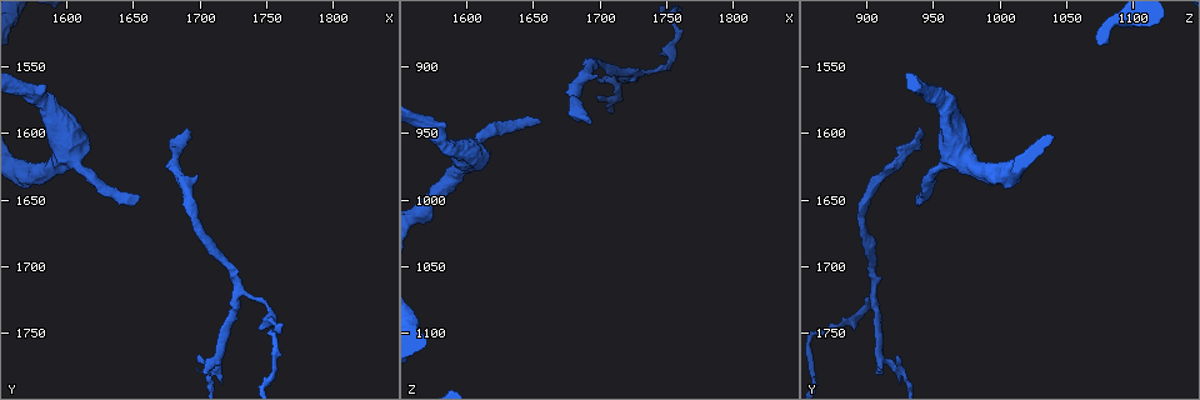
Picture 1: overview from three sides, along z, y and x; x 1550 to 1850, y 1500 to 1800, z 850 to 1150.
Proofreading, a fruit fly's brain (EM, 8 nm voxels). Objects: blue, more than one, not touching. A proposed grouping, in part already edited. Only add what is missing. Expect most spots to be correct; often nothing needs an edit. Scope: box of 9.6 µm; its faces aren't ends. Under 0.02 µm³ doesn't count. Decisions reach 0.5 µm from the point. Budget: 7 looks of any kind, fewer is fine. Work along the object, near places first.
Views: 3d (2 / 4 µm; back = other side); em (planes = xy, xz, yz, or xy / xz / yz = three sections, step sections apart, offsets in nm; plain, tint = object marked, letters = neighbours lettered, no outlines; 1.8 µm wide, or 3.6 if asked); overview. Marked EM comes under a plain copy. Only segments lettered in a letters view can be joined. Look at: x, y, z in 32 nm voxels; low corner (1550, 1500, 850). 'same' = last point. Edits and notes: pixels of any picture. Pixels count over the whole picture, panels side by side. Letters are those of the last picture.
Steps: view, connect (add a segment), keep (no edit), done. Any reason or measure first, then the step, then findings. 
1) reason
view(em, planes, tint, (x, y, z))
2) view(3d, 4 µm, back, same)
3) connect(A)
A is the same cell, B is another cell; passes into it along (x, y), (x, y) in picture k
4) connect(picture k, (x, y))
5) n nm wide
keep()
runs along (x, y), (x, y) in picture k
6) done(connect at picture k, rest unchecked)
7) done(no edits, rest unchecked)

view(em, xy, step 8, letters, (1694, 1598, 942))

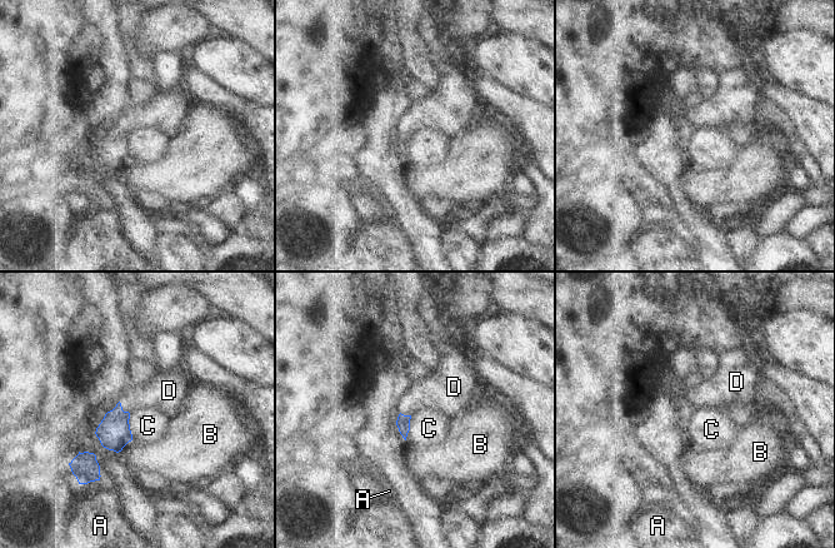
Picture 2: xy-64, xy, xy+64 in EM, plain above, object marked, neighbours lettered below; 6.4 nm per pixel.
another direction
view(em, planes, letters, same)

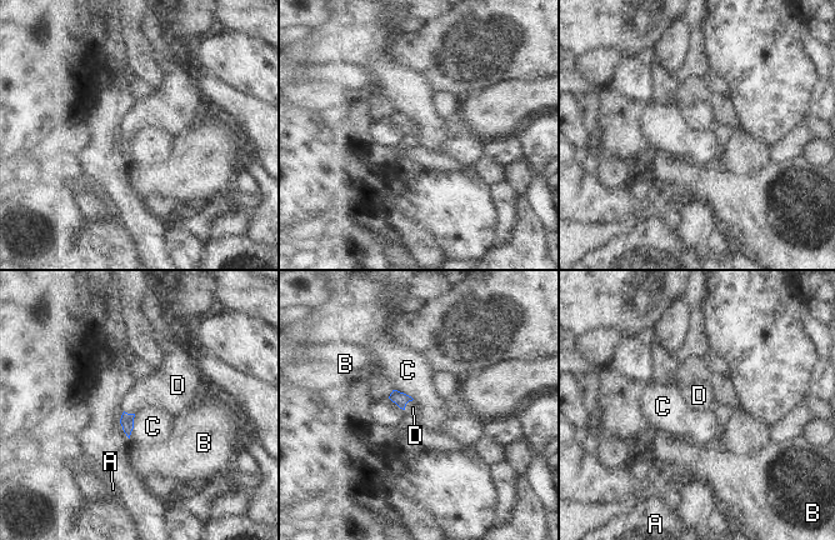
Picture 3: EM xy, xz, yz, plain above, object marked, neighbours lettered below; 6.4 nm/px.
C touches over 170 nm
connect(D)
D is the same cell, A, B and C are other cells; passes into it along (400, 399), (406, 403), (413, 408) in picture 3; the neuron continues

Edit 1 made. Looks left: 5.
redraw
view(overview)

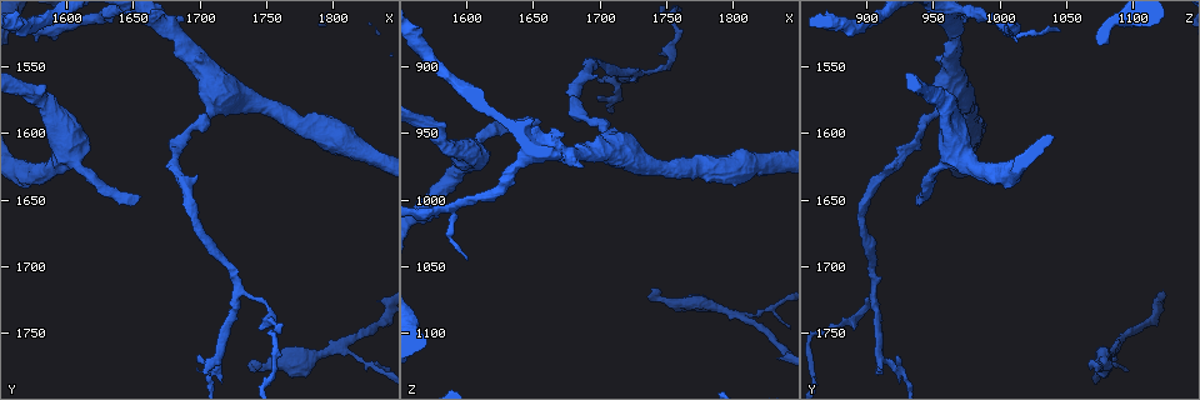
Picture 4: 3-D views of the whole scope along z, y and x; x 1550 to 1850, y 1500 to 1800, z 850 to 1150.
free end
view(em, yz, step 16, letters, (1656, 1646, 944))

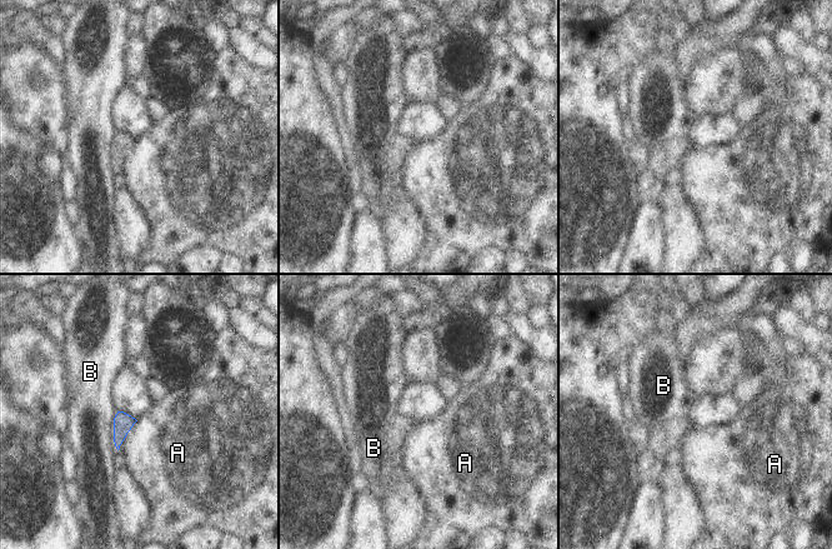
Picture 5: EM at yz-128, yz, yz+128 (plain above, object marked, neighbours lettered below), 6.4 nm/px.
keep()
A and B are other cells; border along (138, 420), (118, 449) in picture 5; no lettered segment goes on from it

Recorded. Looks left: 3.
side arm on a straight run
view(em, 3.6 µm, planes, tint, (1730, 1714, 904))

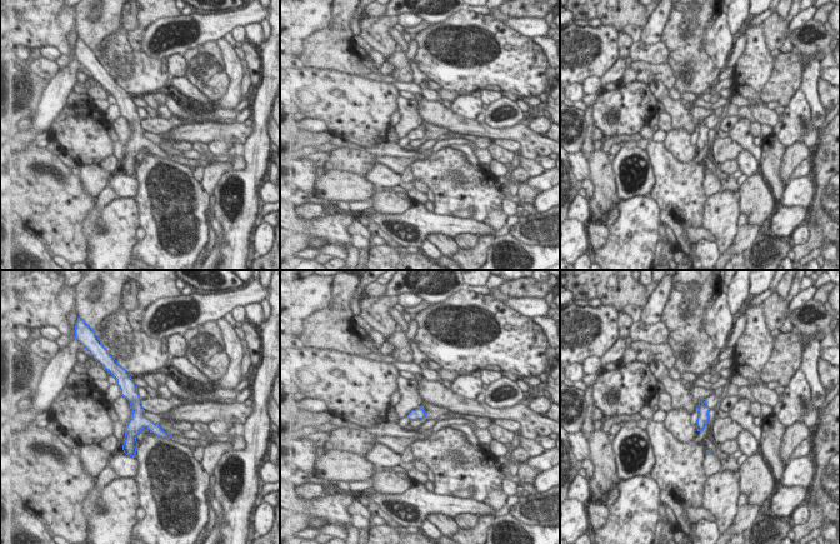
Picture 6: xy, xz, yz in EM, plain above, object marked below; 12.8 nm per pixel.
what lies round it
view(em, 3.6 µm, planes, letters, same)

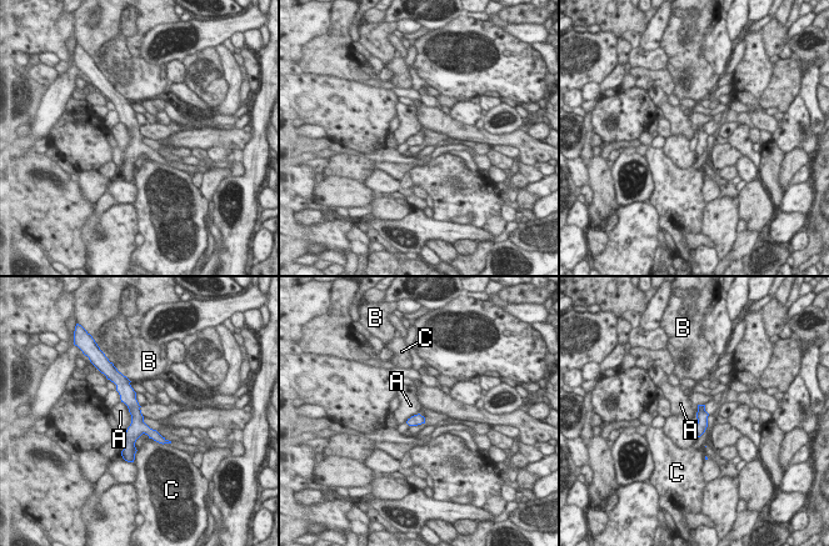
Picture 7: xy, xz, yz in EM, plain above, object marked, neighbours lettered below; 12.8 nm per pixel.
keep()
A, B and C are other cells; runs along (125, 384), (135, 411), (131, 451) in picture 7; none of them fits

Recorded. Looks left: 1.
done(connect at picture 3, rest unchecked)

